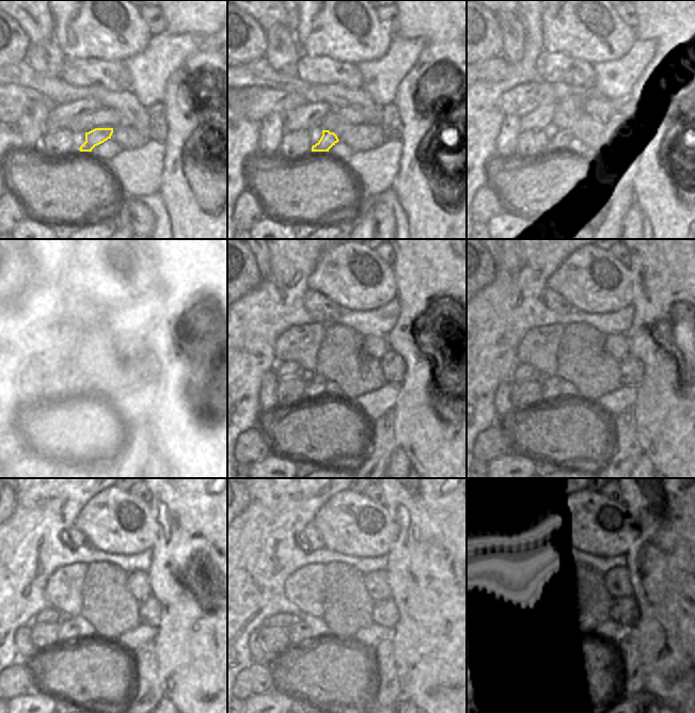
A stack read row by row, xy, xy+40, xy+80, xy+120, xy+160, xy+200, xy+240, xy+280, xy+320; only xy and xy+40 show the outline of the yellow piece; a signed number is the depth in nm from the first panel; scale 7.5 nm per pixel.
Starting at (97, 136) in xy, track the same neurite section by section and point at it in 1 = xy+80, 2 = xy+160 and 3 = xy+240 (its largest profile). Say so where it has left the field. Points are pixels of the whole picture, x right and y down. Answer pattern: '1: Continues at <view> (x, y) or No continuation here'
1: Continues at xy+80 (556, 144)
2: Continues at xy+160 (315, 382)
3: Continues at xy+240 (68, 632)

